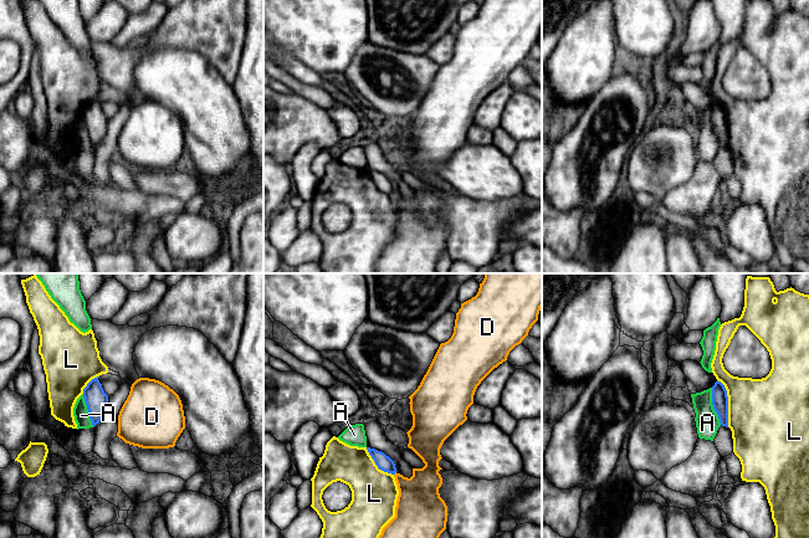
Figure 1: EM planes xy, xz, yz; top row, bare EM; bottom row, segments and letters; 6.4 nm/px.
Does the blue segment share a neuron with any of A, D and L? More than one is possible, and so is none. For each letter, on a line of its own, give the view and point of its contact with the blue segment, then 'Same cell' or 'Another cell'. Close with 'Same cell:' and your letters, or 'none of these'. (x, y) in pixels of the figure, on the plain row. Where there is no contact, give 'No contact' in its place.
A: Touches blue at yz (713, 128). Another cell
D: Touches blue at xz (394, 195). Another cell
L: Touches blue at yz (727, 124). Another cell
Same cell: none of these

